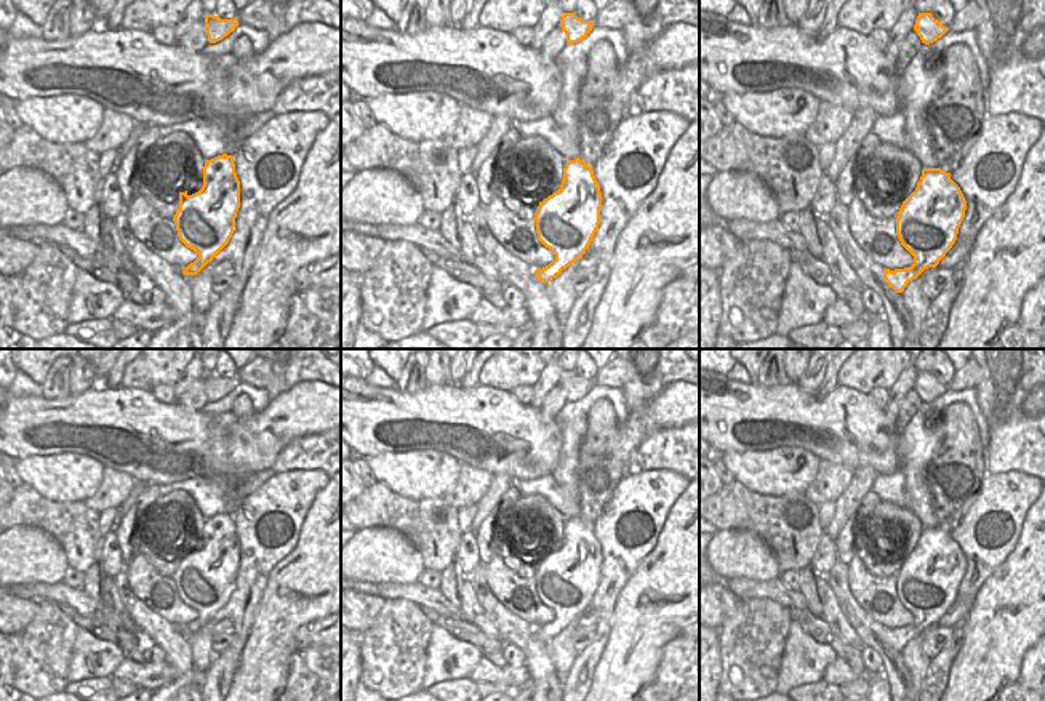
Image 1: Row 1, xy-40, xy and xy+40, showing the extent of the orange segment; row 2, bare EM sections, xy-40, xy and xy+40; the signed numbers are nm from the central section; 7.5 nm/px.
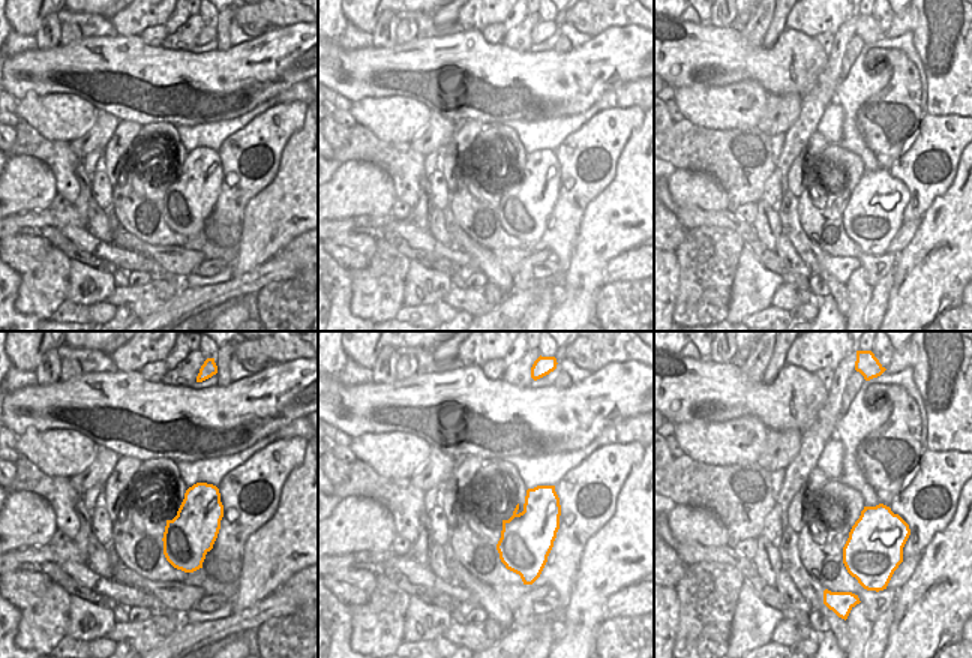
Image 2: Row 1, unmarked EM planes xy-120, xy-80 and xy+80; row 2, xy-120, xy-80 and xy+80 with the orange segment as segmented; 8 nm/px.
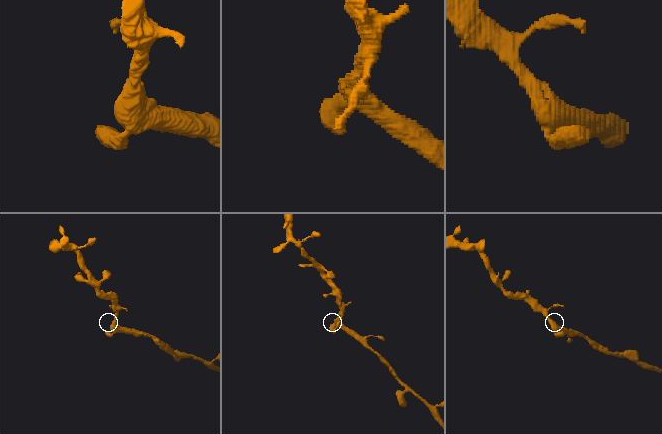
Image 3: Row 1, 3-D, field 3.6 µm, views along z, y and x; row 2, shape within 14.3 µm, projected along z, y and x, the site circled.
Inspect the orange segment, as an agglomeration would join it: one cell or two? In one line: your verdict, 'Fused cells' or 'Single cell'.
Single cell

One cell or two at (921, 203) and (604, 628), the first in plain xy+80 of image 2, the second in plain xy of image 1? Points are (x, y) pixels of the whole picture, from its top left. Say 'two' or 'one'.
one

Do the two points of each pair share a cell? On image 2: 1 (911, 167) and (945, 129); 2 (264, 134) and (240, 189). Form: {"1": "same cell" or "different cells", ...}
{"1": "same cell", "2": "same cell"}

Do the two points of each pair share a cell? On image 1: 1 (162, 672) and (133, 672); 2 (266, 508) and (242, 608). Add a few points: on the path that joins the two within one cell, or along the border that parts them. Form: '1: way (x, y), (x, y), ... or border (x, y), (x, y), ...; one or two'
1: way (156, 672), (140, 672); one
2: way (253, 533), (253, 572), (250, 583); one

